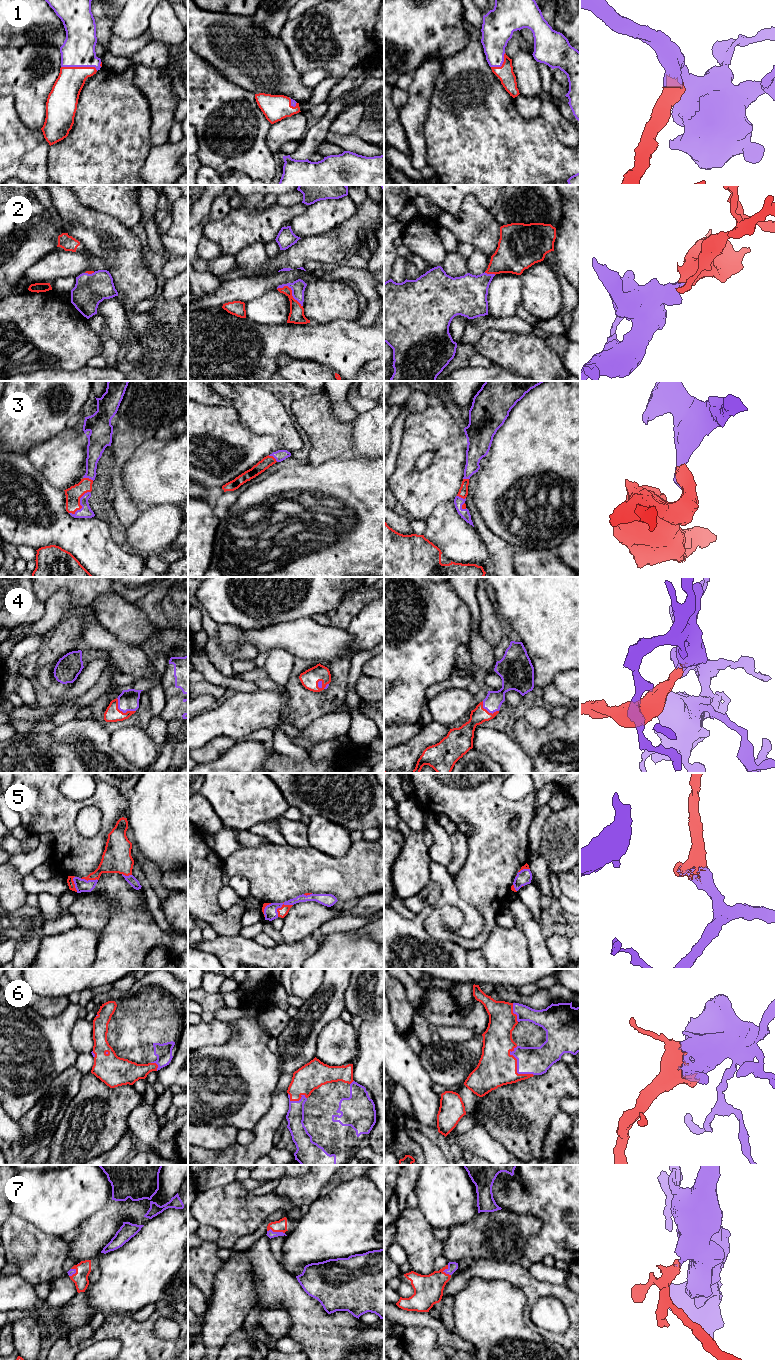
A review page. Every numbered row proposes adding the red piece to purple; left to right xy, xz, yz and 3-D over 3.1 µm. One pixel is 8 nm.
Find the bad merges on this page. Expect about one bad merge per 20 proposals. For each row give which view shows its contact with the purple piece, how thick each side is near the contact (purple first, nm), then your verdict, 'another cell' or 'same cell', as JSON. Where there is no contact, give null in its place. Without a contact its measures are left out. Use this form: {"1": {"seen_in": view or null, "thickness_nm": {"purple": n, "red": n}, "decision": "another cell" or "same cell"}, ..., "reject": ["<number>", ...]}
{"1": {"seen_in": "xy", "thickness_nm": {"purple": 280, "red": 220}, "decision": "same cell"}, "2": {"seen_in": "xz", "thickness_nm": {"purple": 110, "red": 120}, "decision": "same cell"}, "3": {"seen_in": "xy", "thickness_nm": {"purple": 100, "red": 130}, "decision": "same cell"}, "4": {"seen_in": "xy", "thickness_nm": {"purple": 170, "red": 130}, "decision": "same cell"}, "5": {"seen_in": "xz", "thickness_nm": {"purple": 110, "red": 80}, "decision": "same cell"}, "6": {"seen_in": "yz", "thickness_nm": {"purple": 220, "red": 300}, "decision": "same cell"}, "7": {"seen_in": "xz", "thickness_nm": {"purple": 60, "red": 100}, "decision": "same cell"}, "reject": []}

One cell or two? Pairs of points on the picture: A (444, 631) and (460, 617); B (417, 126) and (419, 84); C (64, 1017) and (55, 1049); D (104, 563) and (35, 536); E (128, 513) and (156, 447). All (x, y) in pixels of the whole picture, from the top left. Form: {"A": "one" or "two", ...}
{"A": "one", "B": "one", "C": "one", "D": "one", "E": "two"}

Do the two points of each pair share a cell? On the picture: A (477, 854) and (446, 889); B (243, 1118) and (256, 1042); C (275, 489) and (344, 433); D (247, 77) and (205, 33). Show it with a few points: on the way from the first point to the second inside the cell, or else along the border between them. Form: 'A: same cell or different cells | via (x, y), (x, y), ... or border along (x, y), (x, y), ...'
A: different cells | border along (454, 877), (457, 893), (465, 901)
B: same cell | via (247, 1099), (251, 1093), (251, 1061)
C: different cells | border along (331, 458), (318, 465), (308, 463)
D: same cell | via (238, 66), (216, 44)

